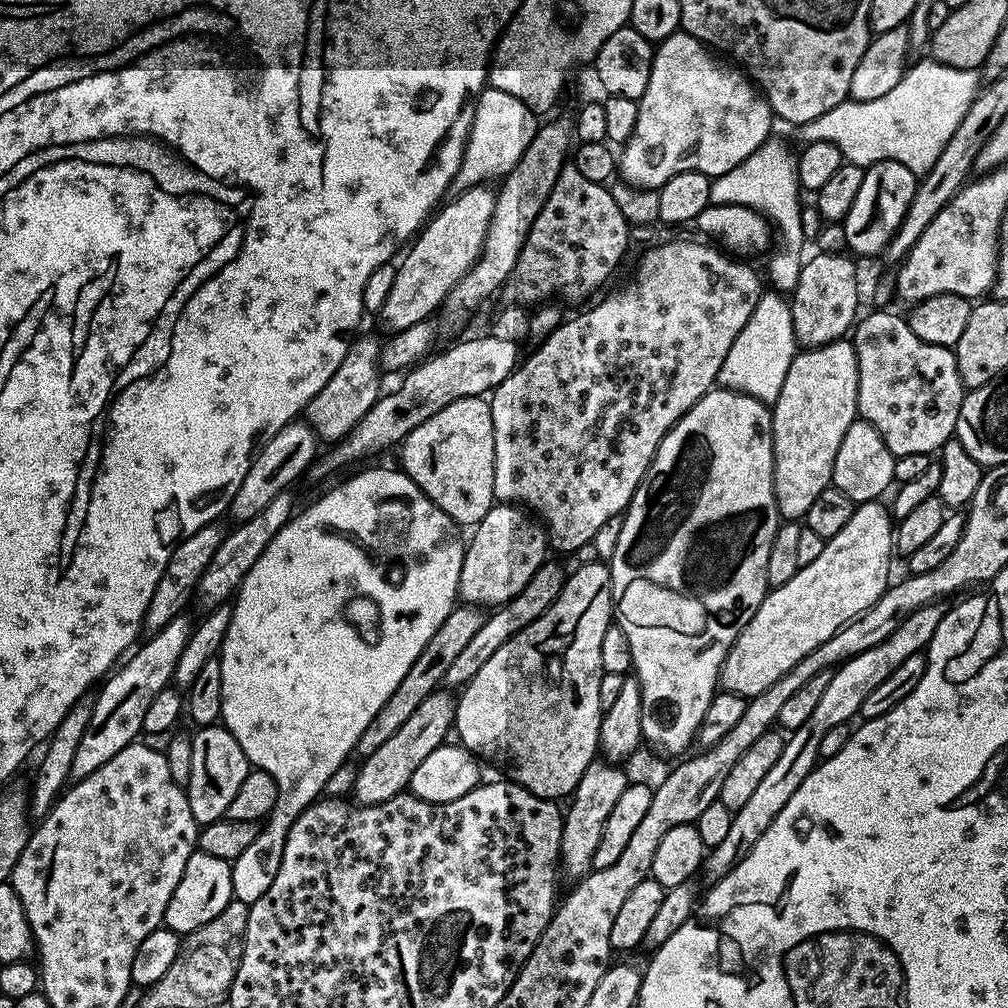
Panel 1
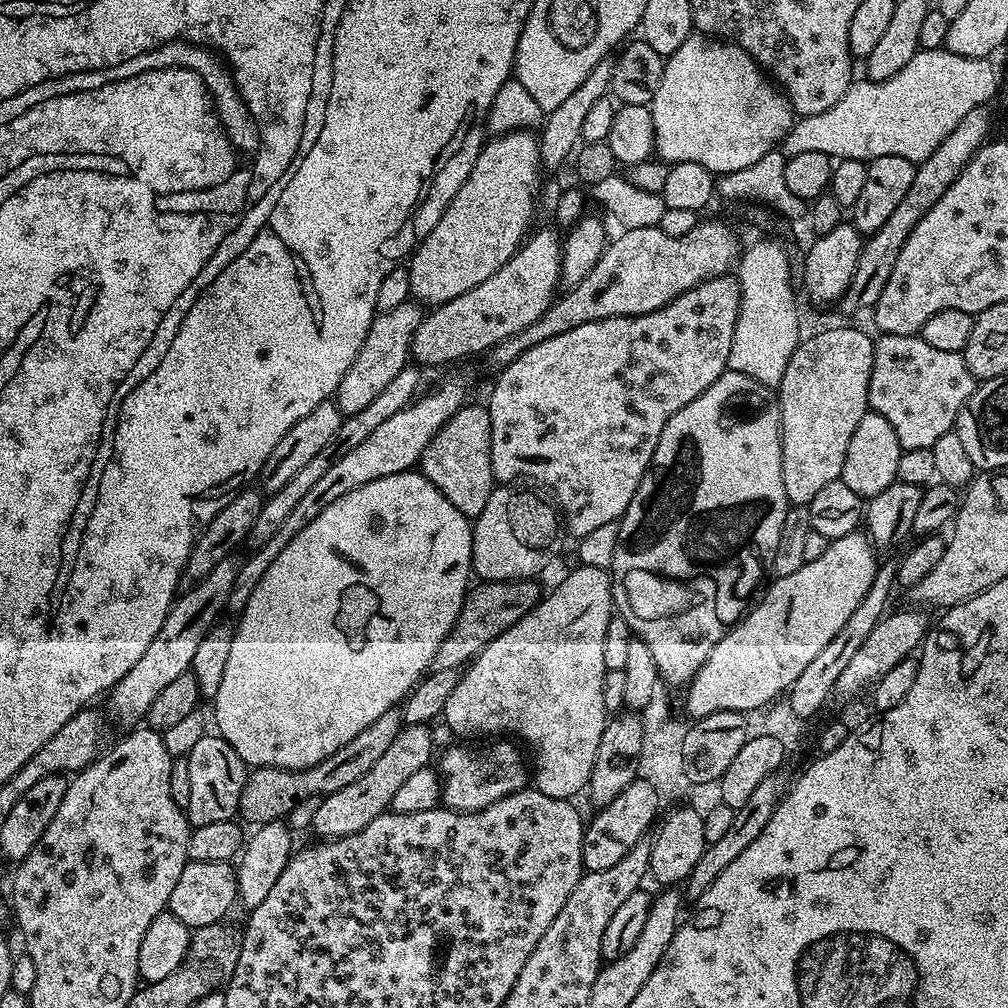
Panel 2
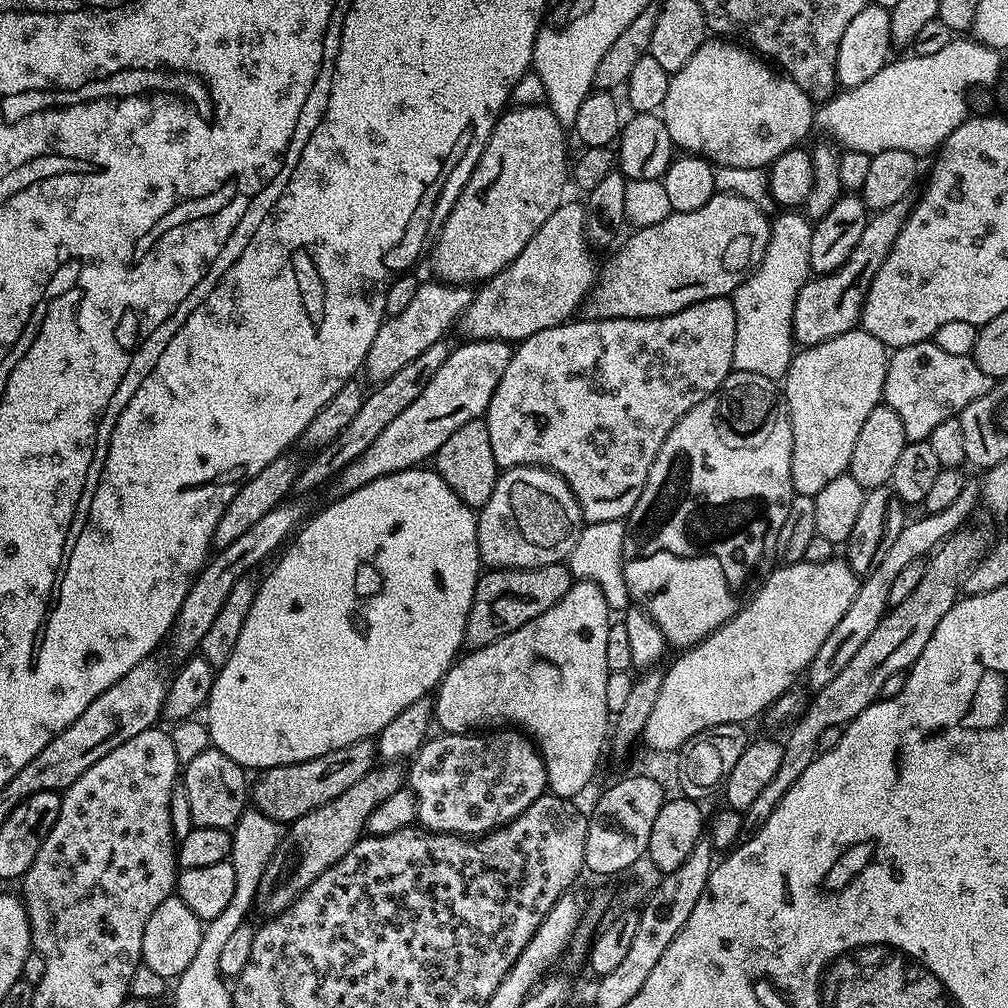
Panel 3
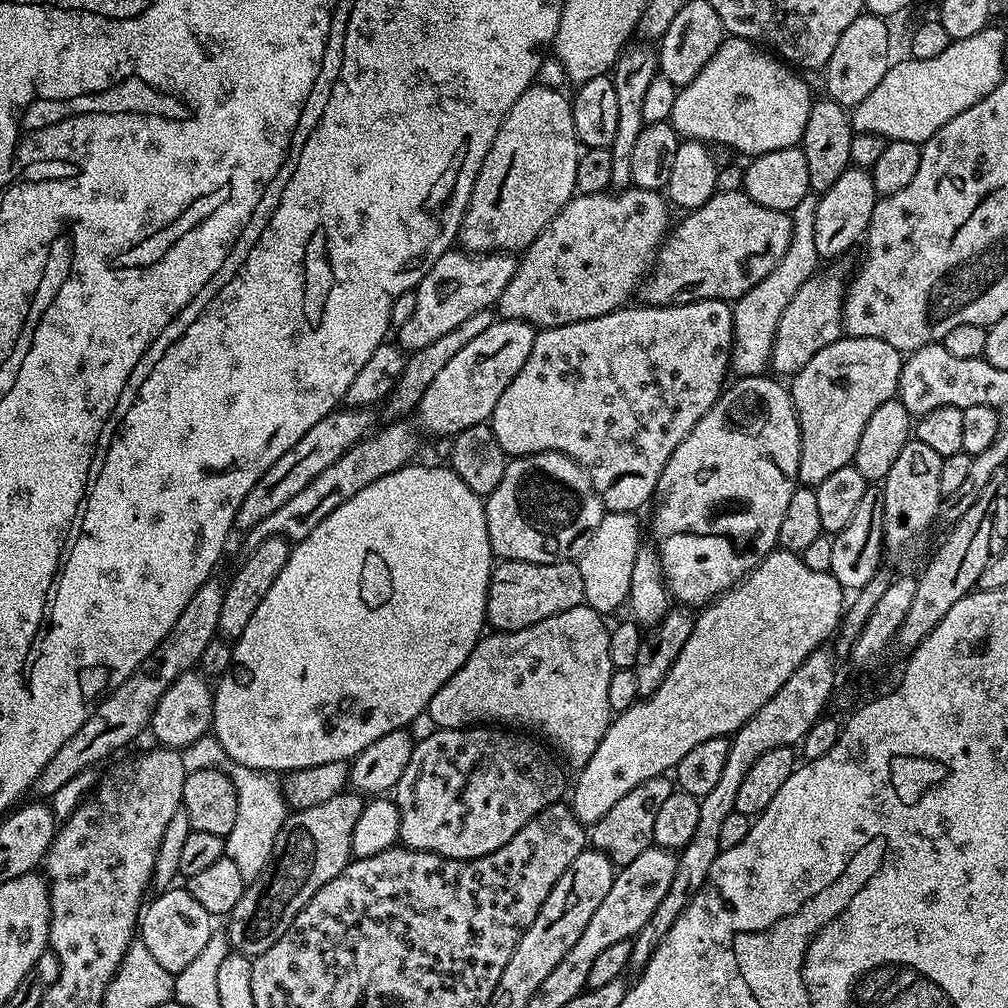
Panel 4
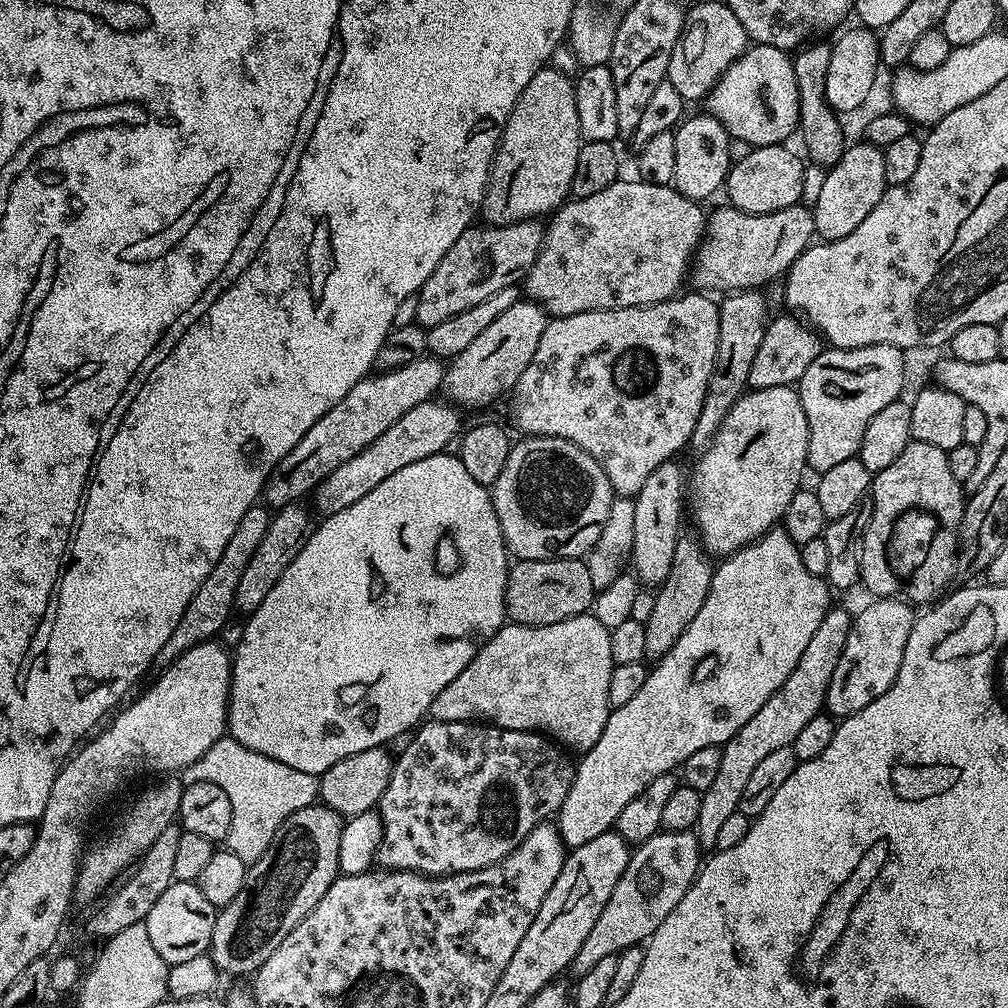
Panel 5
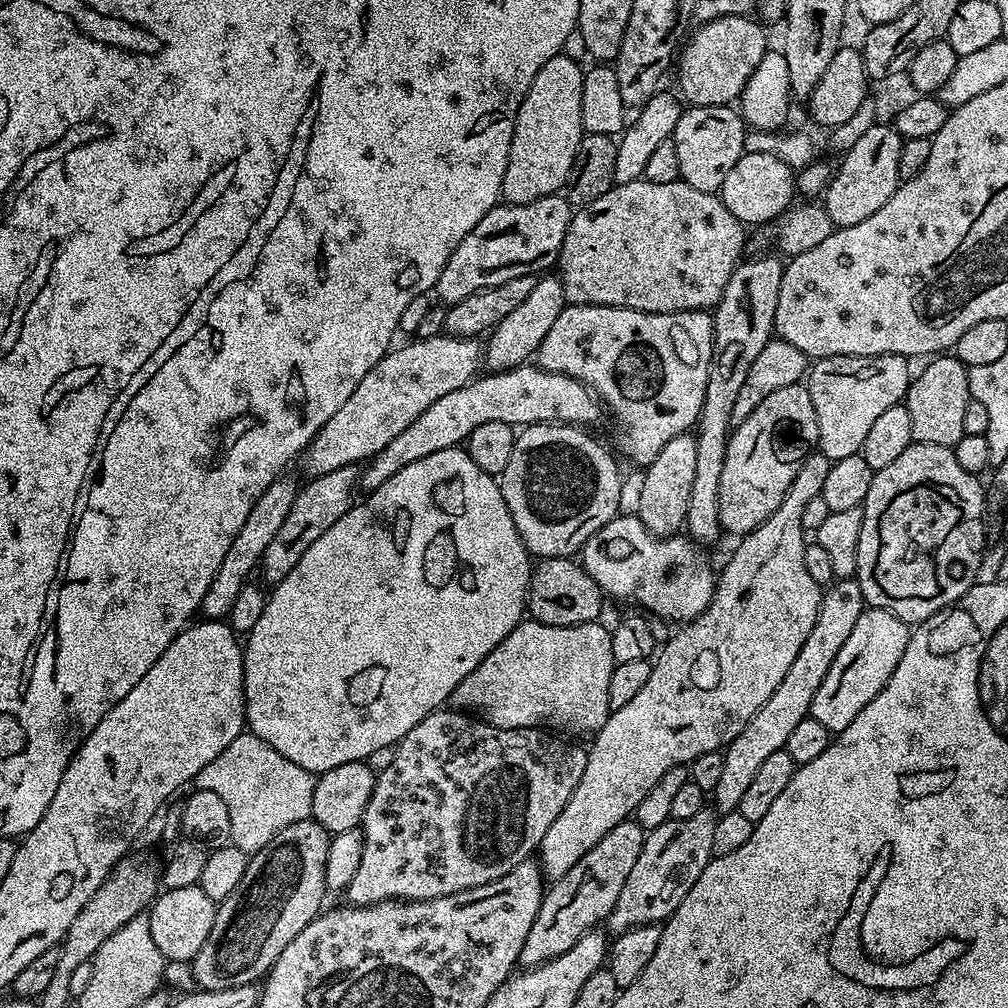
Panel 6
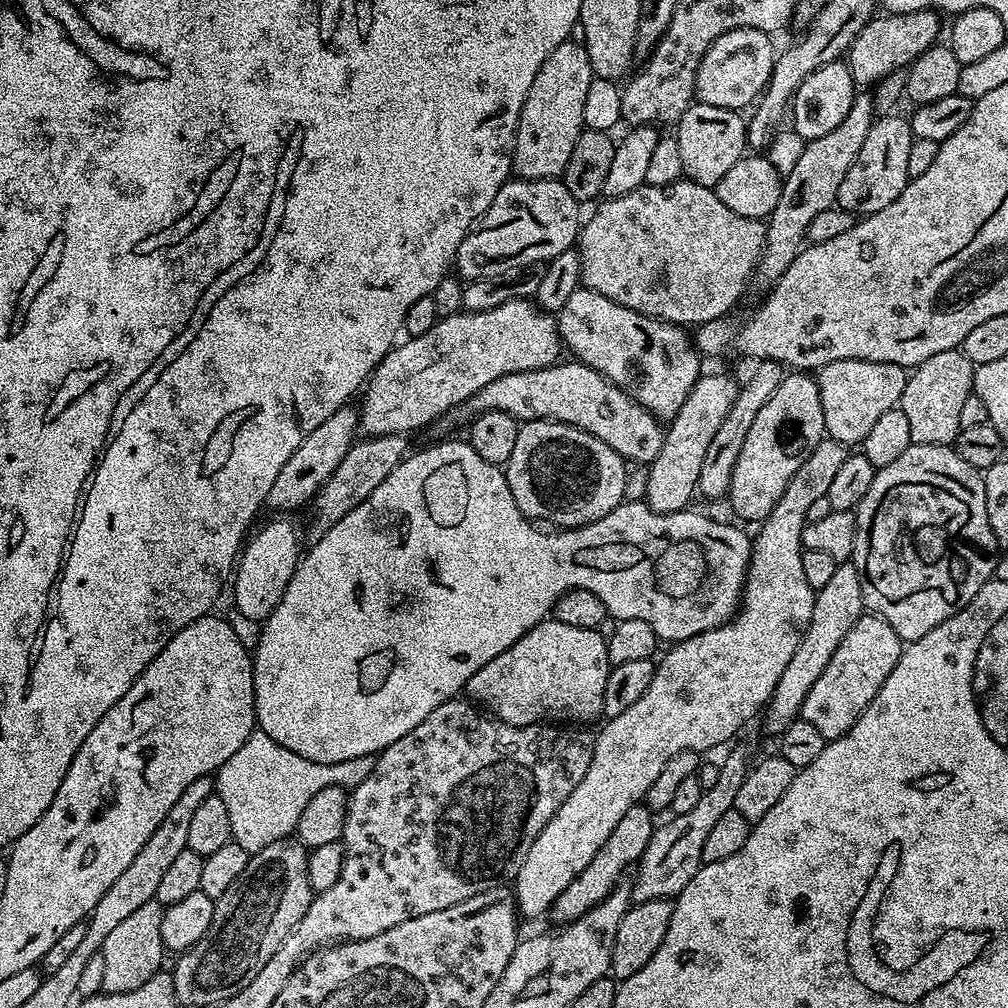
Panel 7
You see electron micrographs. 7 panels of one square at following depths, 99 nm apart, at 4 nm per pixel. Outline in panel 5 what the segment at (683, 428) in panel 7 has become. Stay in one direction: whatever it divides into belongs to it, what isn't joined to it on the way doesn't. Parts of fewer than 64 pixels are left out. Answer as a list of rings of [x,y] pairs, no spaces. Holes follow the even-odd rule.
[[[676,462],[658,466],[658,470],[654,470],[650,478],[646,478],[642,490],[638,490],[634,497],[634,536],[630,564],[636,567],[634,575],[641,585],[659,586],[670,574],[670,566],[674,566],[674,546],[678,546],[678,538],[682,531],[680,519],[683,518],[684,512],[686,516],[686,472],[683,472]]]

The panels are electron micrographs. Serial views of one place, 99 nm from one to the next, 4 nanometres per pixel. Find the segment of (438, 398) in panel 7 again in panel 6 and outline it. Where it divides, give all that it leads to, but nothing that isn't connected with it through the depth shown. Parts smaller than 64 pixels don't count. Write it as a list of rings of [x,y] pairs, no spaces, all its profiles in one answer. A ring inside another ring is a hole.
[[[441,334],[425,340],[413,339],[411,343],[404,344],[401,348],[393,347],[387,352],[372,367],[370,374],[366,374],[366,378],[358,382],[354,394],[346,398],[345,404],[335,412],[334,418],[330,418],[330,422],[326,422],[326,426],[318,430],[318,434],[308,443],[308,447],[304,449],[298,460],[298,464],[304,467],[305,477],[330,474],[330,470],[338,470],[342,466],[351,464],[359,465],[361,462],[371,460],[383,448],[390,446],[392,439],[397,434],[402,434],[402,430],[406,430],[406,426],[410,426],[410,422],[414,422],[414,418],[418,418],[418,414],[422,414],[426,406],[438,402],[438,398],[450,394],[450,390],[458,390],[458,386],[466,386],[469,380],[481,371],[482,344],[479,339]]]

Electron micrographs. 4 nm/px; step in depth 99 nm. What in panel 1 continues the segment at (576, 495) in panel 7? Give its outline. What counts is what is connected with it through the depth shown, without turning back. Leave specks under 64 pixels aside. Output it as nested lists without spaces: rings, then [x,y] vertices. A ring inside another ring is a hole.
[[[493,504],[486,518],[475,524],[471,532],[472,537],[466,540],[460,575],[459,599],[465,604],[499,606],[514,599],[522,586],[526,586],[526,582],[530,582],[530,578],[534,578],[537,570],[549,559],[547,531],[515,504]]]

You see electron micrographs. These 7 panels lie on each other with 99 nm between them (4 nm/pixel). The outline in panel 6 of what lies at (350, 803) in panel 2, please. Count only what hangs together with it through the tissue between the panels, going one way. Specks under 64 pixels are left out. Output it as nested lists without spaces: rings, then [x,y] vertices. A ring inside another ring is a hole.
[[[314,819],[299,820],[294,826],[286,826],[260,852],[251,853],[246,874],[242,882],[224,900],[219,901],[214,926],[210,938],[202,942],[202,950],[191,960],[192,973],[197,985],[205,992],[237,988],[243,984],[256,984],[268,974],[269,968],[286,950],[287,944],[294,942],[294,934],[306,930],[315,916],[325,907],[326,854],[330,834]]]

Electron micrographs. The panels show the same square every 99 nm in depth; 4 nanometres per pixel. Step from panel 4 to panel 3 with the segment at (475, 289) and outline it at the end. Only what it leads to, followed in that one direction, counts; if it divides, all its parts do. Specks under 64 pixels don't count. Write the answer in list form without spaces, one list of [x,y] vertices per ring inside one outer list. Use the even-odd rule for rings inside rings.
[[[432,278],[429,284],[420,282],[417,286],[417,293],[411,299],[411,303],[407,305],[406,310],[397,316],[387,317],[384,325],[378,330],[378,334],[374,334],[374,342],[370,342],[370,350],[364,359],[363,375],[368,375],[372,379],[373,385],[384,384],[390,378],[394,378],[394,374],[398,374],[398,370],[404,369],[408,363],[414,362],[414,358],[418,358],[418,354],[422,354],[422,350],[430,350],[430,346],[434,346],[434,342],[445,339],[451,328],[453,331],[460,315],[470,306],[473,295],[473,289],[462,284],[446,284],[436,278]]]

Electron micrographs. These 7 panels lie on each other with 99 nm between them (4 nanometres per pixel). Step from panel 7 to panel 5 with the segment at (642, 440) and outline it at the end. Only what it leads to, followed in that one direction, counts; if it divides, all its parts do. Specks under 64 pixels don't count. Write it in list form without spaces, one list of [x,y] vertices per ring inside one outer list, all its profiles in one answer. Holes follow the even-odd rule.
[[[433,398],[426,402],[418,402],[390,426],[390,430],[384,431],[379,438],[374,438],[370,446],[366,446],[350,462],[342,462],[338,470],[334,470],[323,482],[316,487],[314,499],[316,499],[315,511],[321,517],[333,516],[338,510],[346,510],[346,506],[354,506],[358,498],[363,498],[390,478],[390,474],[411,466],[413,462],[422,462],[422,458],[430,458],[434,454],[445,451],[448,443],[455,441],[461,435],[459,407],[445,402],[440,398]]]

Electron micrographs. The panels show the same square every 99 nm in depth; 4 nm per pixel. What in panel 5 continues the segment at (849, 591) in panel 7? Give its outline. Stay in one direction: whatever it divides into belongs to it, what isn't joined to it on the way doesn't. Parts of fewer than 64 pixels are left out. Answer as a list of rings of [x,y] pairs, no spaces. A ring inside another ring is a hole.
[[[829,607],[826,618],[822,618],[822,623],[810,638],[802,658],[798,658],[798,666],[790,670],[790,678],[782,682],[782,686],[770,697],[766,706],[762,706],[762,710],[758,710],[758,714],[754,714],[754,718],[750,718],[750,722],[746,722],[746,726],[742,726],[742,730],[734,734],[734,738],[727,740],[720,748],[718,774],[710,788],[700,794],[702,806],[698,809],[698,822],[694,831],[700,840],[701,849],[715,849],[718,829],[729,820],[730,814],[740,810],[742,790],[746,790],[746,781],[751,772],[773,750],[791,748],[794,738],[798,738],[806,722],[825,711],[826,690],[830,686],[830,678],[834,678],[838,658],[842,658],[842,650],[846,650],[846,638],[850,638],[852,629],[853,613],[836,607]]]

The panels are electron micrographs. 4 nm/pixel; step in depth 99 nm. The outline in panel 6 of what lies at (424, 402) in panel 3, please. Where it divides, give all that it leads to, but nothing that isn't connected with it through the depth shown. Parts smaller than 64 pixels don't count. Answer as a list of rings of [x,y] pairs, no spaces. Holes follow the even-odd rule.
[[[544,274],[537,279],[534,290],[511,314],[506,314],[502,322],[493,328],[482,348],[482,364],[488,372],[505,372],[511,368],[518,368],[521,364],[531,361],[540,348],[542,338],[554,326],[558,314],[566,307],[564,291],[559,275]],[[552,275],[552,276],[548,276]],[[544,276],[544,277],[543,277]]]

